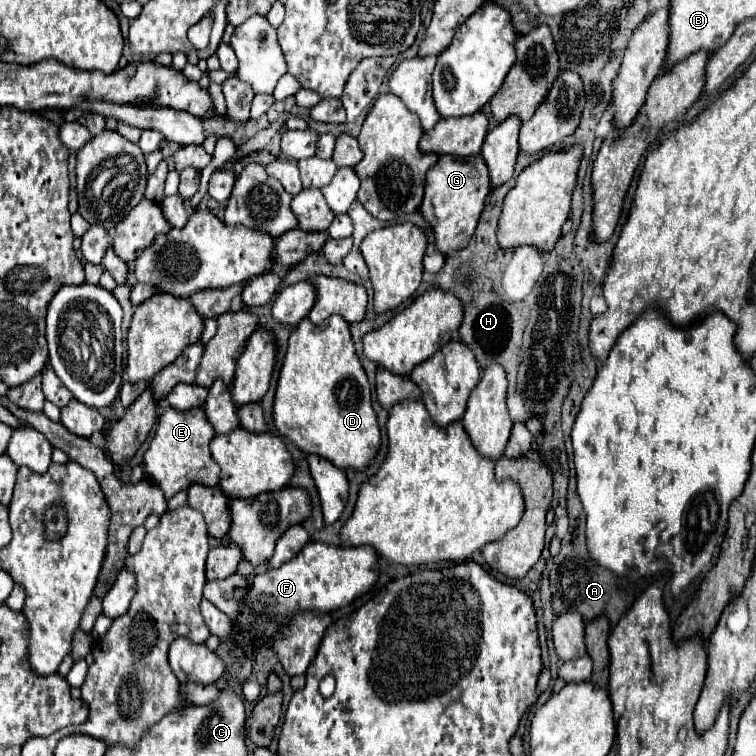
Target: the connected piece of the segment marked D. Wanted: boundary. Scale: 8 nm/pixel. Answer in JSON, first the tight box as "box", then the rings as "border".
{"box":[273,316,381,524],"border":[[[331,316],[321,326],[303,318],[291,332],[273,400],[273,424],[281,436],[309,454],[309,472],[321,500],[323,520],[333,524],[341,516],[349,494],[343,470],[367,468],[381,444],[371,408],[371,386],[355,354],[349,324],[341,316]]]}

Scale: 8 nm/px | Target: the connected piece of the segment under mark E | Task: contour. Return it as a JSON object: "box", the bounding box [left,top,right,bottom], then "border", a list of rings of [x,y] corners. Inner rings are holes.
{"box":[143,408,219,500],"border":[[[167,408],[159,422],[155,436],[143,454],[143,470],[149,482],[159,482],[159,490],[169,500],[177,492],[187,490],[191,484],[203,486],[217,486],[219,482],[219,466],[211,460],[209,442],[215,436],[213,426],[207,422],[203,408],[195,408],[189,412],[177,412]]]}

